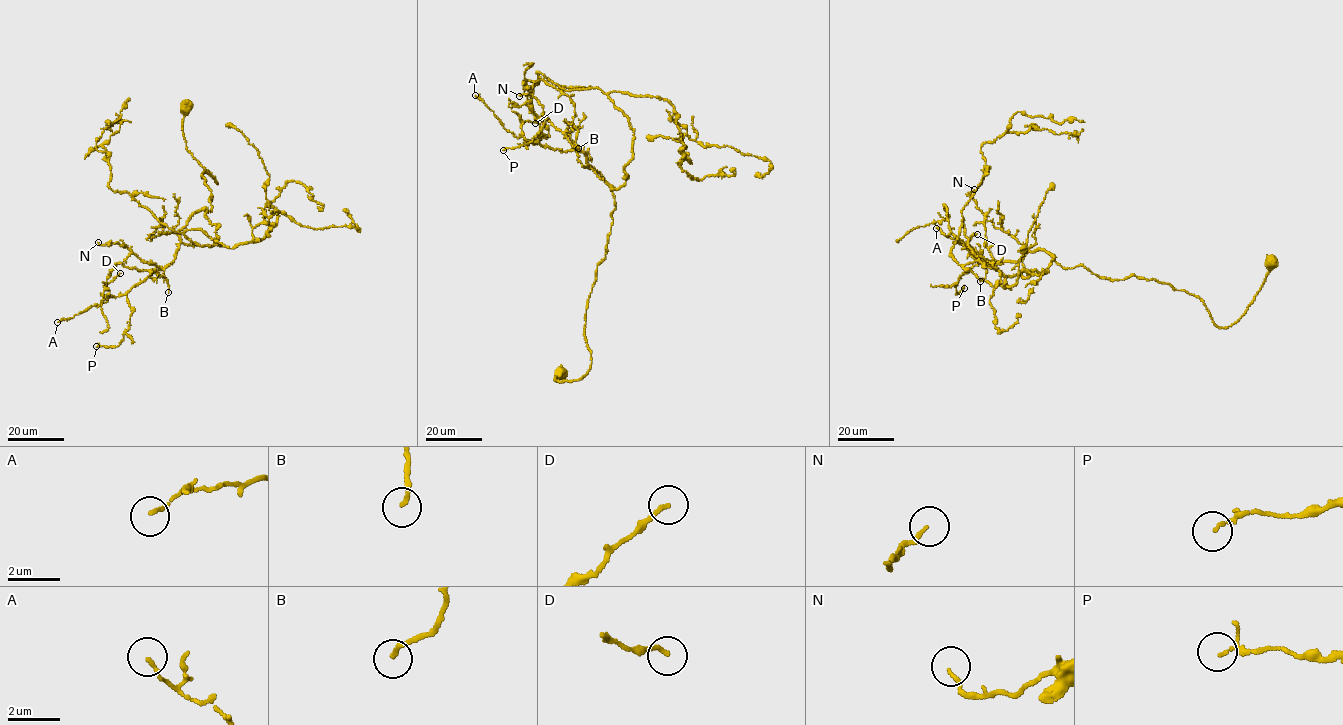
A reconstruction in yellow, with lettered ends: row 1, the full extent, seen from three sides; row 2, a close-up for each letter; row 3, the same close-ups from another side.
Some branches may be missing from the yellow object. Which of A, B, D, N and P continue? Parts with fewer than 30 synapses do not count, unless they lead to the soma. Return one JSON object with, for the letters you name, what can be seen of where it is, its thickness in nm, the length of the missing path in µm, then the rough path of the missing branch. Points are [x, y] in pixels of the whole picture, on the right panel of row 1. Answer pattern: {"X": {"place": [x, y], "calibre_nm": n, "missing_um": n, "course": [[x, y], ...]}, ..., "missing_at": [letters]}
{"missing_at": []}

